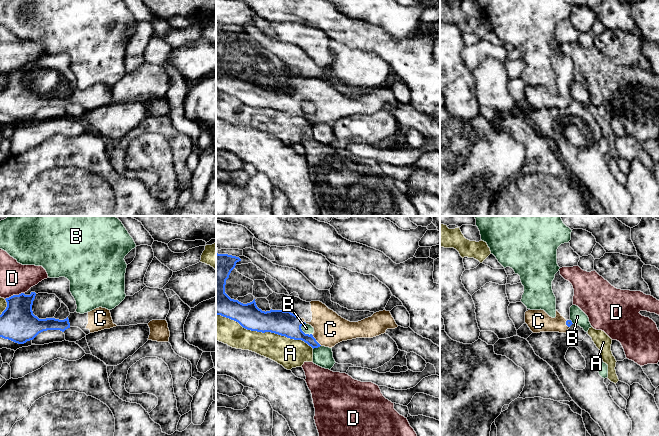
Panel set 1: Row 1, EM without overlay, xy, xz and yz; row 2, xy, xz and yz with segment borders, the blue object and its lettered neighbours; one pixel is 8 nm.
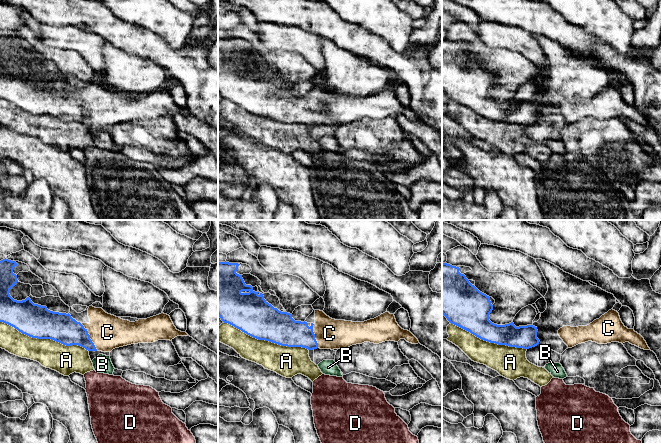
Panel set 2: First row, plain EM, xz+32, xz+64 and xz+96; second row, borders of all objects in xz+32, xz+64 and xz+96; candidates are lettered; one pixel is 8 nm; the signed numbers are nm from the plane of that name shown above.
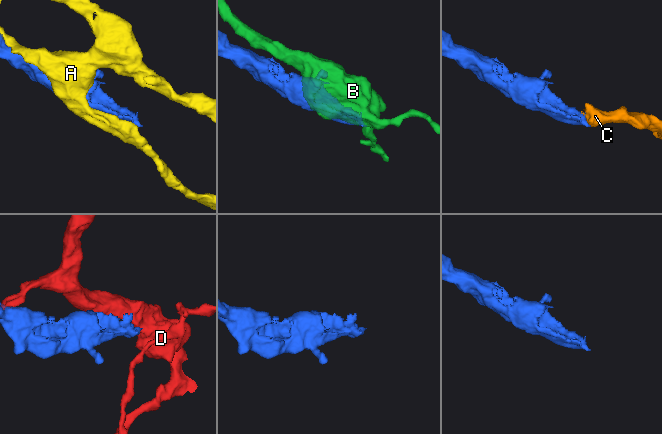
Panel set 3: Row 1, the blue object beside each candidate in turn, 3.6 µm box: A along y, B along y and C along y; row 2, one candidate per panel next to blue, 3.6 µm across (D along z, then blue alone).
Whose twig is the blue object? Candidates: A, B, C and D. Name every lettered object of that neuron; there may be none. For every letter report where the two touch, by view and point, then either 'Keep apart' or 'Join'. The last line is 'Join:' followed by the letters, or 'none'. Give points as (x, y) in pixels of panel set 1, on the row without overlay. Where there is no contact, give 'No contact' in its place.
A: Touches blue at xz (265, 107). Keep apart
B: Touches blue at xz (304, 109). Keep apart
C: Touches blue at xz (315, 116). Join
D: Touches blue at xy (14, 71). Keep apart
Join: C

